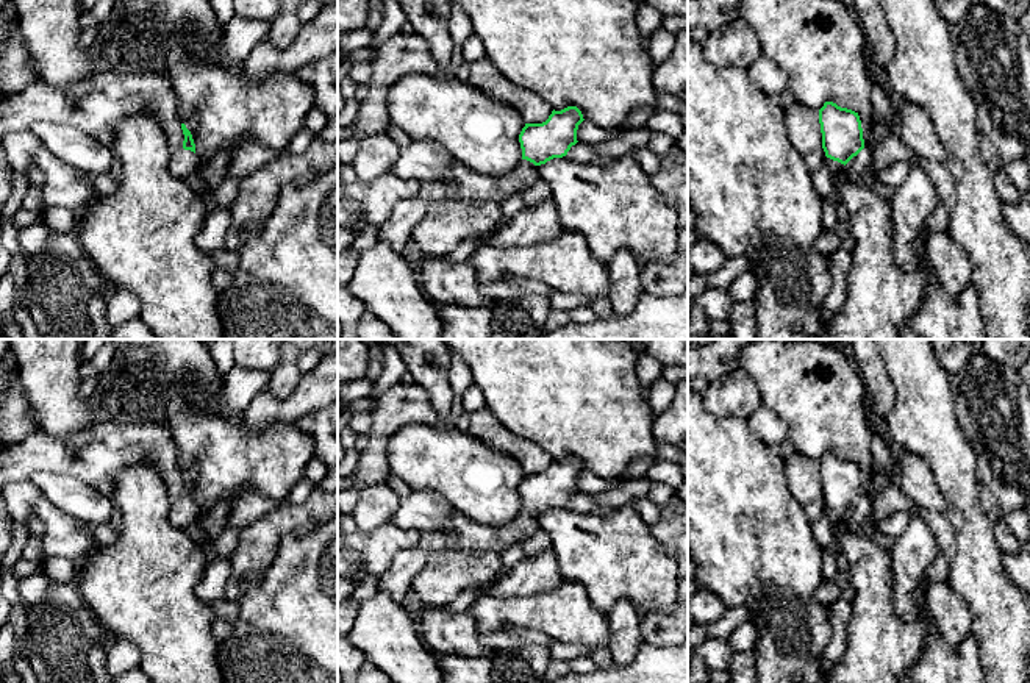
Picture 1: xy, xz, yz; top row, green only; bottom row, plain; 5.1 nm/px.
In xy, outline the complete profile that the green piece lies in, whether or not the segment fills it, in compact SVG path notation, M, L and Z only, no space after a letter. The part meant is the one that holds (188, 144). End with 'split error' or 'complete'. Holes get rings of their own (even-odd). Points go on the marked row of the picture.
M145 67L97 70L63 88L39 78L13 97L0 97L0 142L9 131L30 131L38 122L50 122L77 127L111 147L114 127L134 114L150 114L159 122L169 144L169 169L175 177L198 172L195 144L178 119L170 77Z | split error

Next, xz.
M567 106L561 111L553 109L542 123L525 123L519 134L522 159L506 175L488 177L455 161L450 183L422 180L417 195L399 202L391 217L378 228L378 241L388 242L403 255L413 241L411 234L416 223L431 203L453 198L502 203L522 194L539 178L538 166L566 156L570 147L578 142L577 130L583 120L577 106Z | split error

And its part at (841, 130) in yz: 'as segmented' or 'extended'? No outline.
extended

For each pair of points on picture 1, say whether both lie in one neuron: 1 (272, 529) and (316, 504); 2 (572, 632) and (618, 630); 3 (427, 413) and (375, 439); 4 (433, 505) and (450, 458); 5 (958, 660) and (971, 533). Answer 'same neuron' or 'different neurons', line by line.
1: same neuron
2: different neurons
3: same neuron
4: different neurons
5: different neurons

